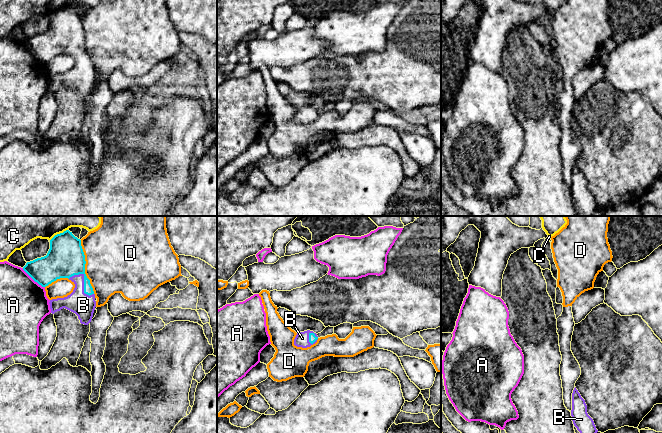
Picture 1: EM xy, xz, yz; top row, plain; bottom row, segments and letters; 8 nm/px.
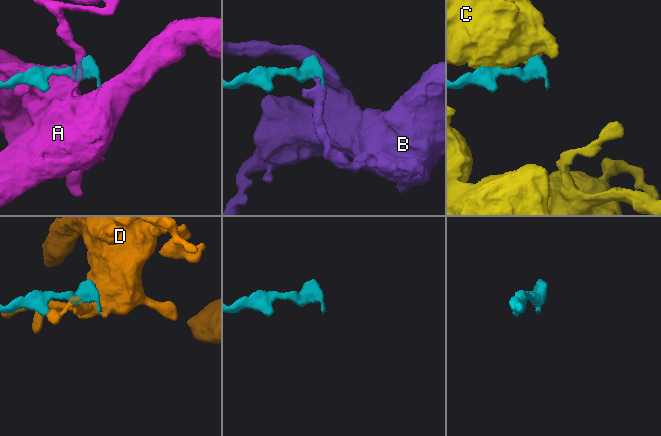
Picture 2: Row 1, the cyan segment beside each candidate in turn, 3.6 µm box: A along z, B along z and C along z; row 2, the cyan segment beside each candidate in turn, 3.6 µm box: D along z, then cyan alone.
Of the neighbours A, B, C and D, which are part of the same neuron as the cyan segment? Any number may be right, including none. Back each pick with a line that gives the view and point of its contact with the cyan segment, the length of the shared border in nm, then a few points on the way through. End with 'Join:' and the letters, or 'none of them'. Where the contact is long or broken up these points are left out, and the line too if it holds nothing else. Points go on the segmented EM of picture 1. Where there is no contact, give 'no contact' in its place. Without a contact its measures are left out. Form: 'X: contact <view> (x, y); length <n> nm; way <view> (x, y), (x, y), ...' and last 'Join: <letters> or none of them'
B: contact xy (84, 281); length 240 nm; way xy (65, 258), (83, 275), (84, 281), (83, 305)
Join: B

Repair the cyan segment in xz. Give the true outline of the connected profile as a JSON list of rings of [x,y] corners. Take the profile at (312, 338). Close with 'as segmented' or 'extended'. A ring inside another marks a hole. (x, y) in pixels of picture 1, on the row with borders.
[[[307,330],[297,333],[294,339],[294,345],[297,347],[307,348],[315,344],[318,340],[318,336],[313,331]]] | extended

